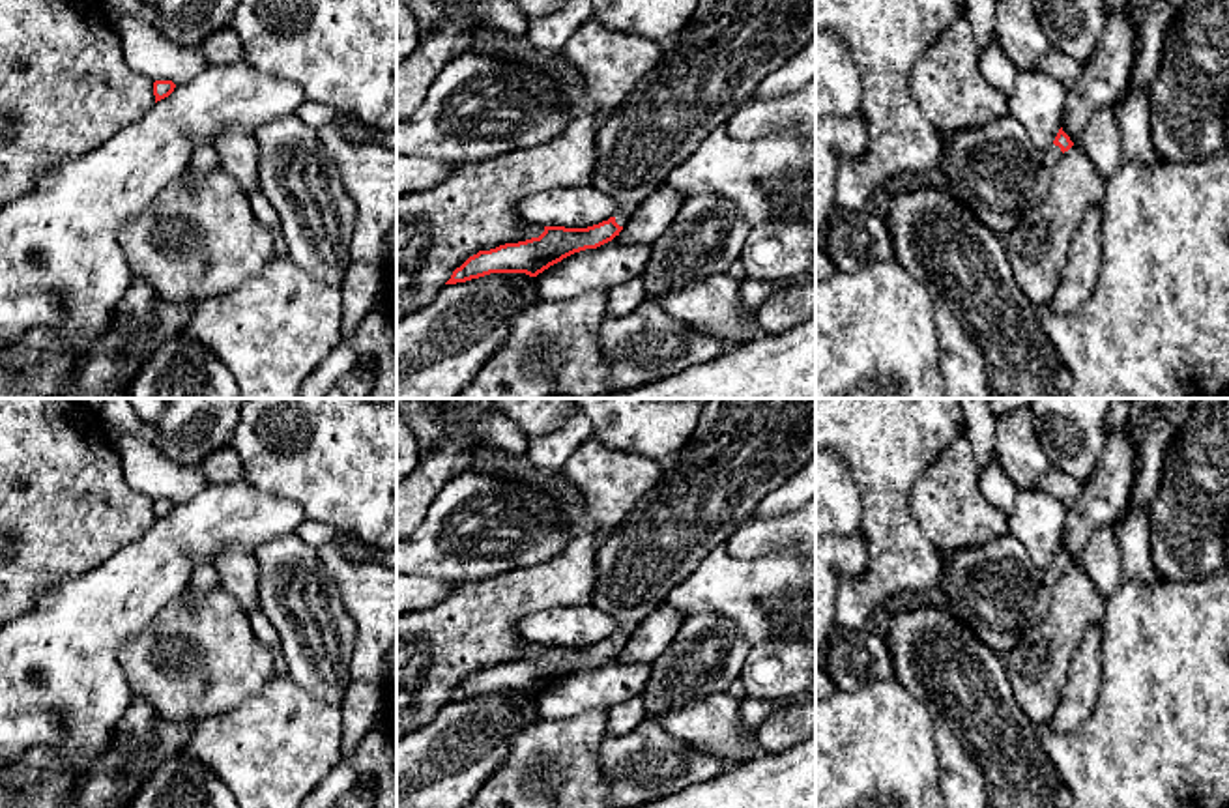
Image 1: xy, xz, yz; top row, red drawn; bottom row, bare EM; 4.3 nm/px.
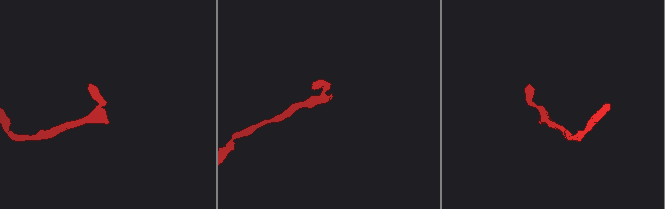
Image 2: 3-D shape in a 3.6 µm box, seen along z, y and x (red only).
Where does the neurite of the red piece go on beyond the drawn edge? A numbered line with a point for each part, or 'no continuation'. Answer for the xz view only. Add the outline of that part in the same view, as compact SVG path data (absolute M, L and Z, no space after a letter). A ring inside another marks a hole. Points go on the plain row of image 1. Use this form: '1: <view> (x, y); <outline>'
1: xz (743, 449); M707 398L698 428L677 453L673 466L606 531L599 544L597 584L589 604L619 621L615 642L625 645L638 625L664 604L668 593L683 584L715 548L724 546L739 526L752 520L758 503L786 484L814 454L816 398Z

